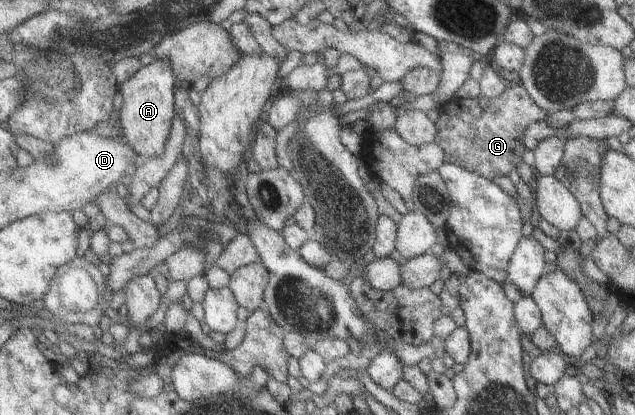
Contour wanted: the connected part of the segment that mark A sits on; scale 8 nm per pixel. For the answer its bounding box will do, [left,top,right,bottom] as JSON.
[120,57,179,160]

